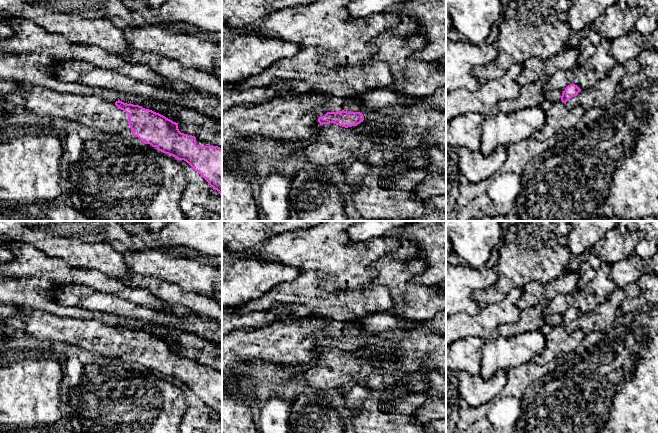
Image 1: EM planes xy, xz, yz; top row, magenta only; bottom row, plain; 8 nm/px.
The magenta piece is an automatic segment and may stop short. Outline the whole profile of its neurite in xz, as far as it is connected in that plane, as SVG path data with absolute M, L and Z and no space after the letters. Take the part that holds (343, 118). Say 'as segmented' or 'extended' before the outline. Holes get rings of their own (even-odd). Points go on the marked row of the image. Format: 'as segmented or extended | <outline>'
as segmented | M327 112L324 116L318 118L320 125L334 123L336 125L348 128L357 126L363 122L364 116L360 112Z

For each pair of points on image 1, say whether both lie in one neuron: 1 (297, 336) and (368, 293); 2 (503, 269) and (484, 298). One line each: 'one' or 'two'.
1: two
2: one

